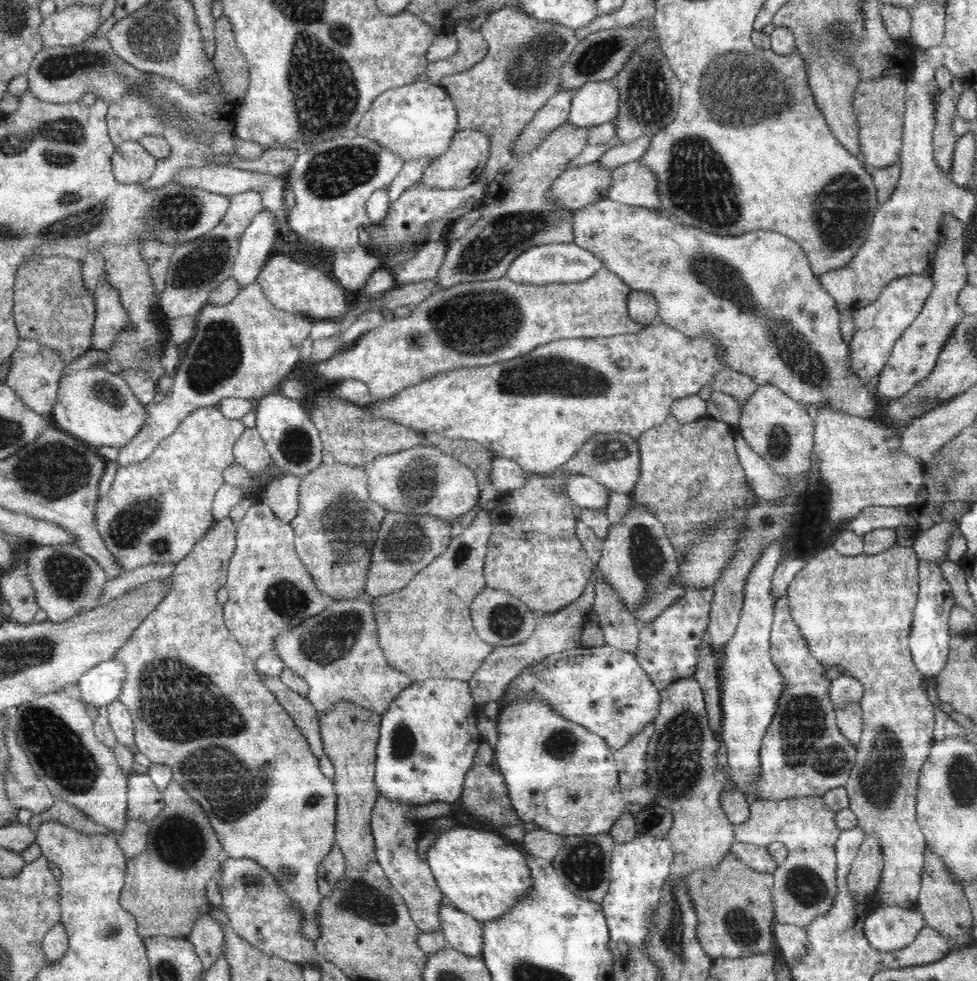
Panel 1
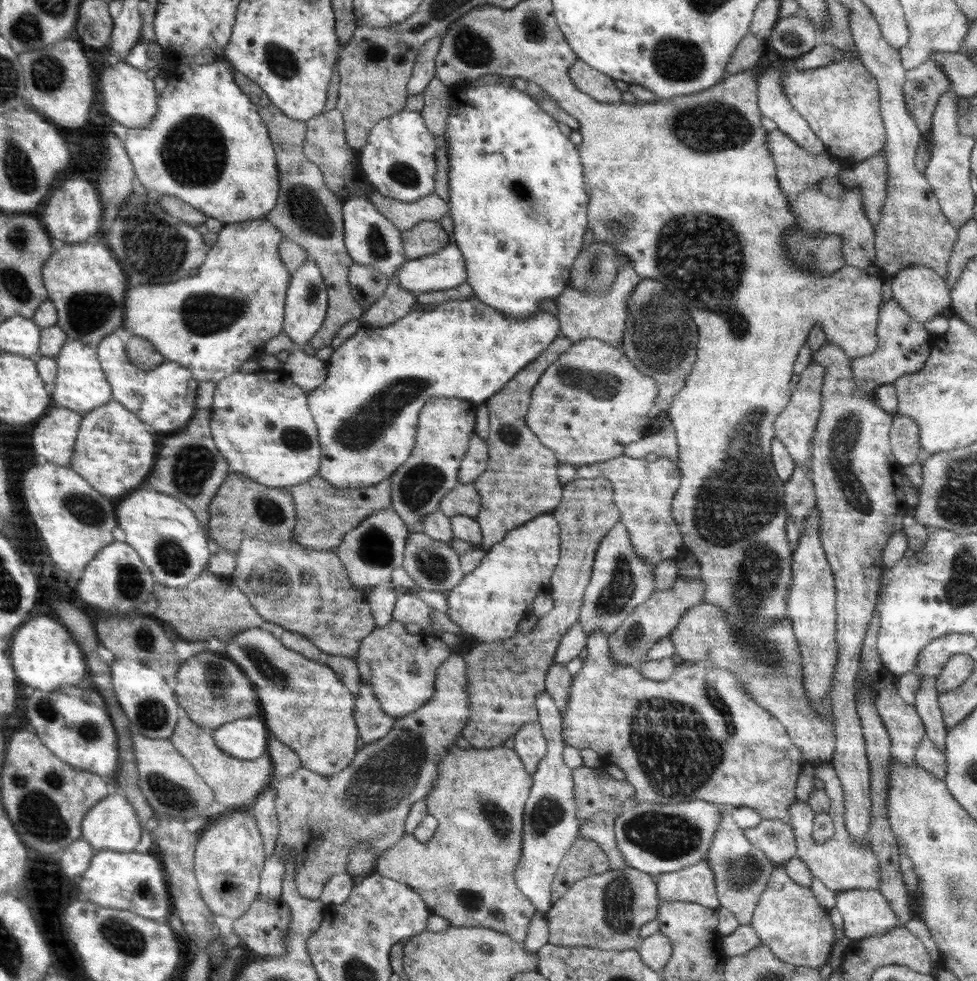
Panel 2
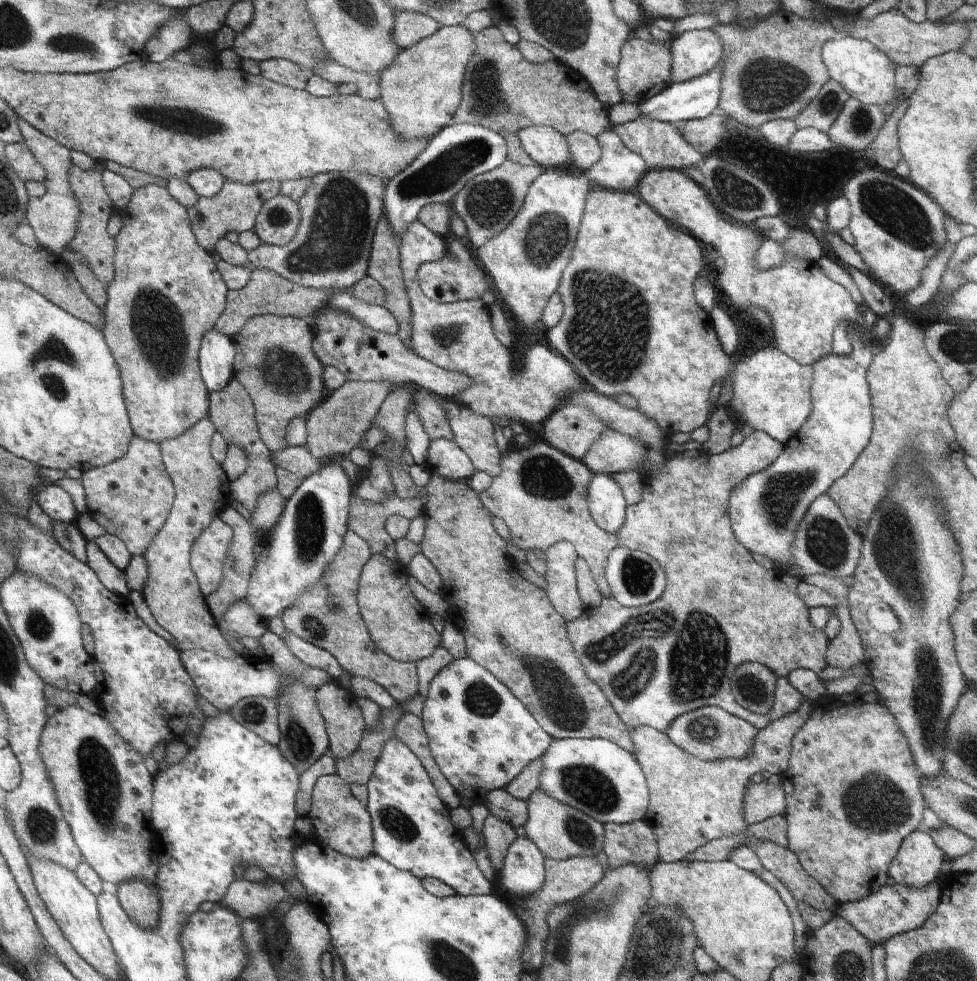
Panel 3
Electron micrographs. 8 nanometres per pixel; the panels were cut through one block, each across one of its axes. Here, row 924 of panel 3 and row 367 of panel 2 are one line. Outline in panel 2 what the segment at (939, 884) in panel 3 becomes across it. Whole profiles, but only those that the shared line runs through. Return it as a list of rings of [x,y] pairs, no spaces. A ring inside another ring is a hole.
[[[890,299],[880,305],[879,323],[876,336],[878,344],[874,352],[868,356],[859,356],[851,359],[853,379],[859,391],[874,396],[875,388],[893,382],[908,373],[924,368],[925,360],[931,349],[931,336],[918,324],[901,306],[896,299]]]

